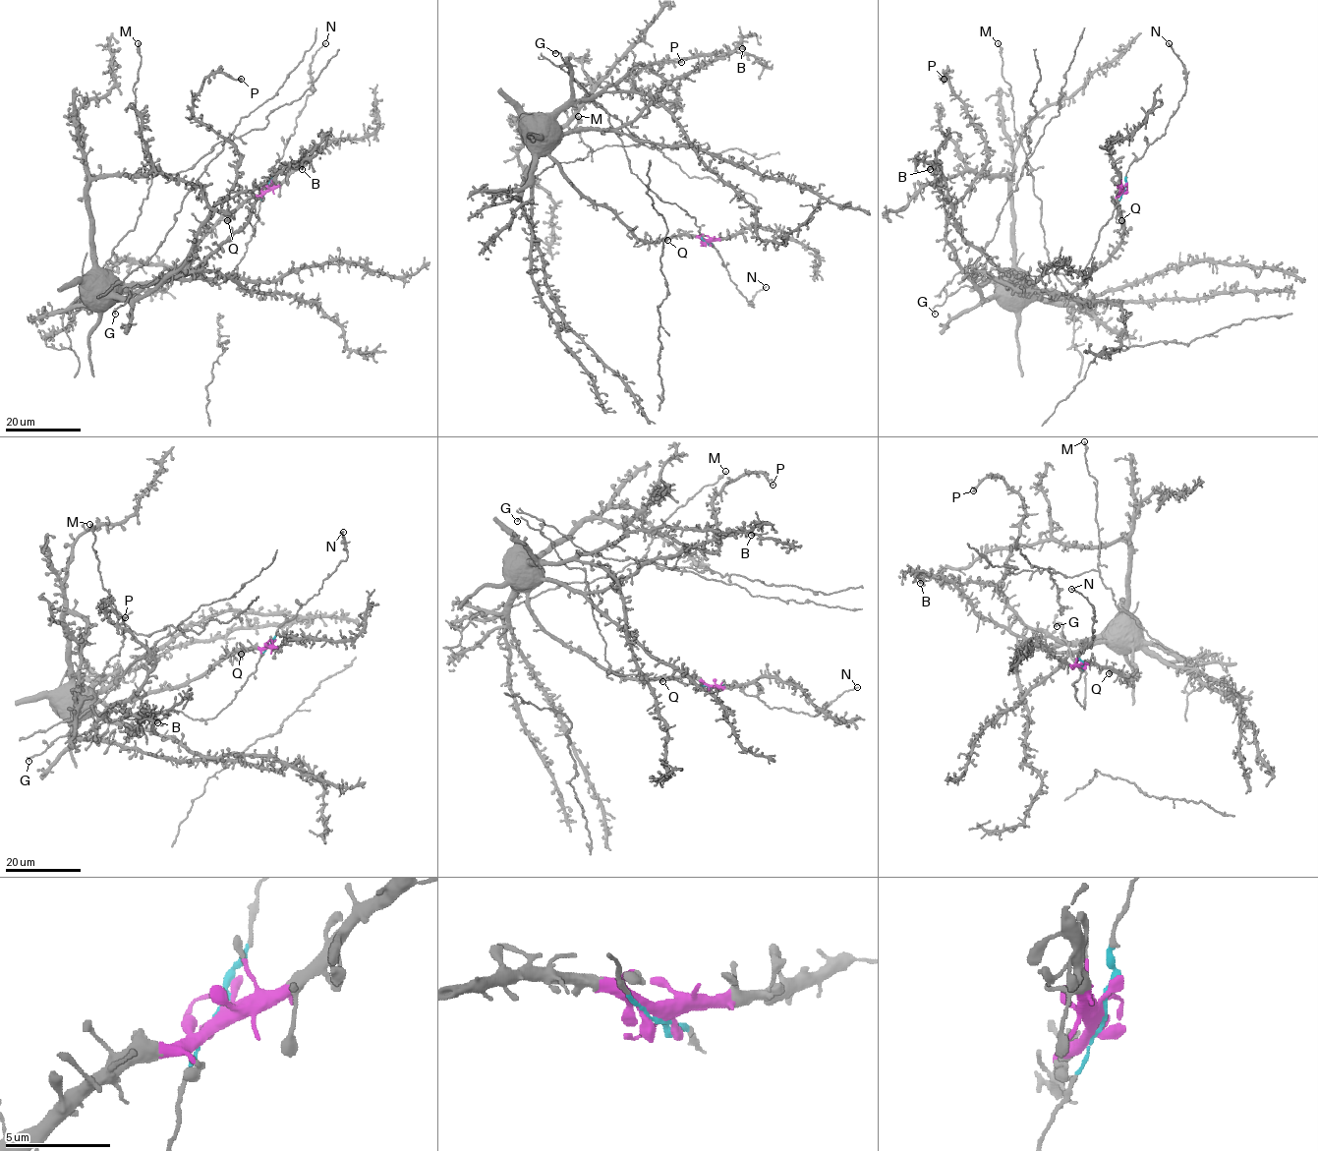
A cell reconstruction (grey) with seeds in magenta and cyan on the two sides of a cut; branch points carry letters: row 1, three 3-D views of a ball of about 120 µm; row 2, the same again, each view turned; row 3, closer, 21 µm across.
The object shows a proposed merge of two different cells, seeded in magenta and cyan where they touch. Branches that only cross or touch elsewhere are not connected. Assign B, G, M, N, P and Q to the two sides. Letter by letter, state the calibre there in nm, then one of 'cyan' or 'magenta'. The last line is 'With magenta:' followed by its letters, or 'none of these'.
B: calibre 440 nm; magenta
G: calibre 220 nm; cyan
M: calibre 200 nm; magenta
N: calibre 220 nm; cyan
P: calibre 400 nm; magenta
Q: calibre 550 nm; magenta
With magenta: B, M, P, Q

